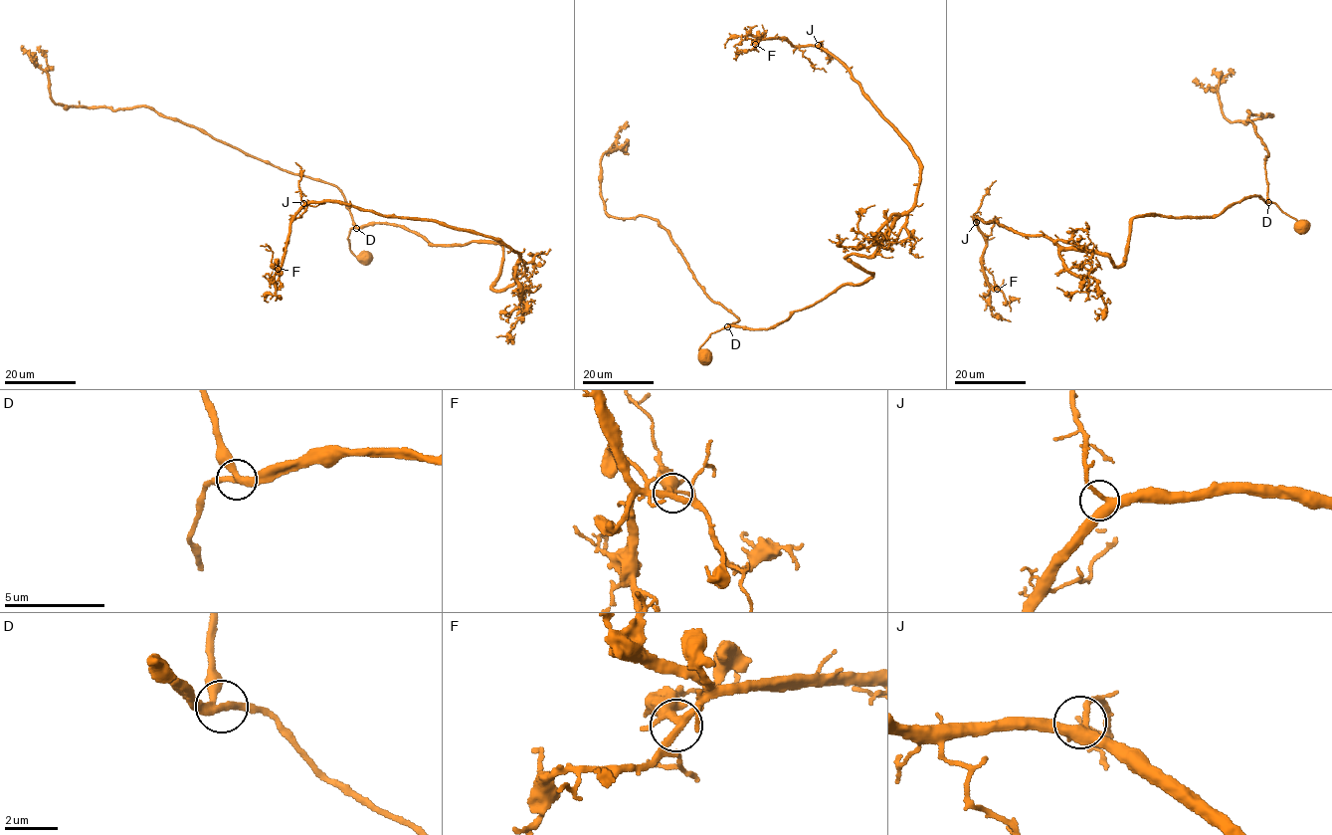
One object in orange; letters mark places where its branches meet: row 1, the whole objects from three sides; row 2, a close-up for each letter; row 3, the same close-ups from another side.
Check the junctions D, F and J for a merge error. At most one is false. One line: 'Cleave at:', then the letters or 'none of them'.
Cleave at: none of them

